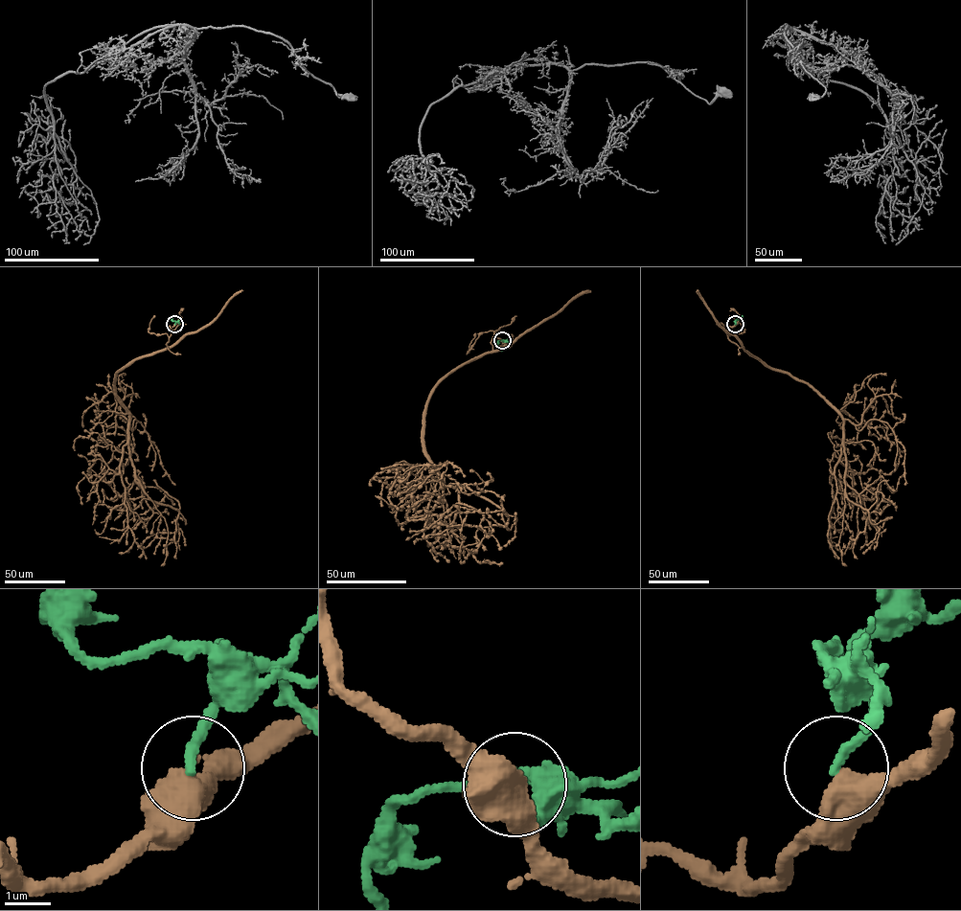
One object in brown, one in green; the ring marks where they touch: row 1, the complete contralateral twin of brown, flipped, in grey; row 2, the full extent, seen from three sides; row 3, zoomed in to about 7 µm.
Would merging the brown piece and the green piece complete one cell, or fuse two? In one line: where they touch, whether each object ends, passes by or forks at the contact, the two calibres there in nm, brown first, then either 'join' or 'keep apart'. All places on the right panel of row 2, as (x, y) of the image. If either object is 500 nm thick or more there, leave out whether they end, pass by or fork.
(735, 324) | brown passes by | green ends | 480/200 nm | keep apart

